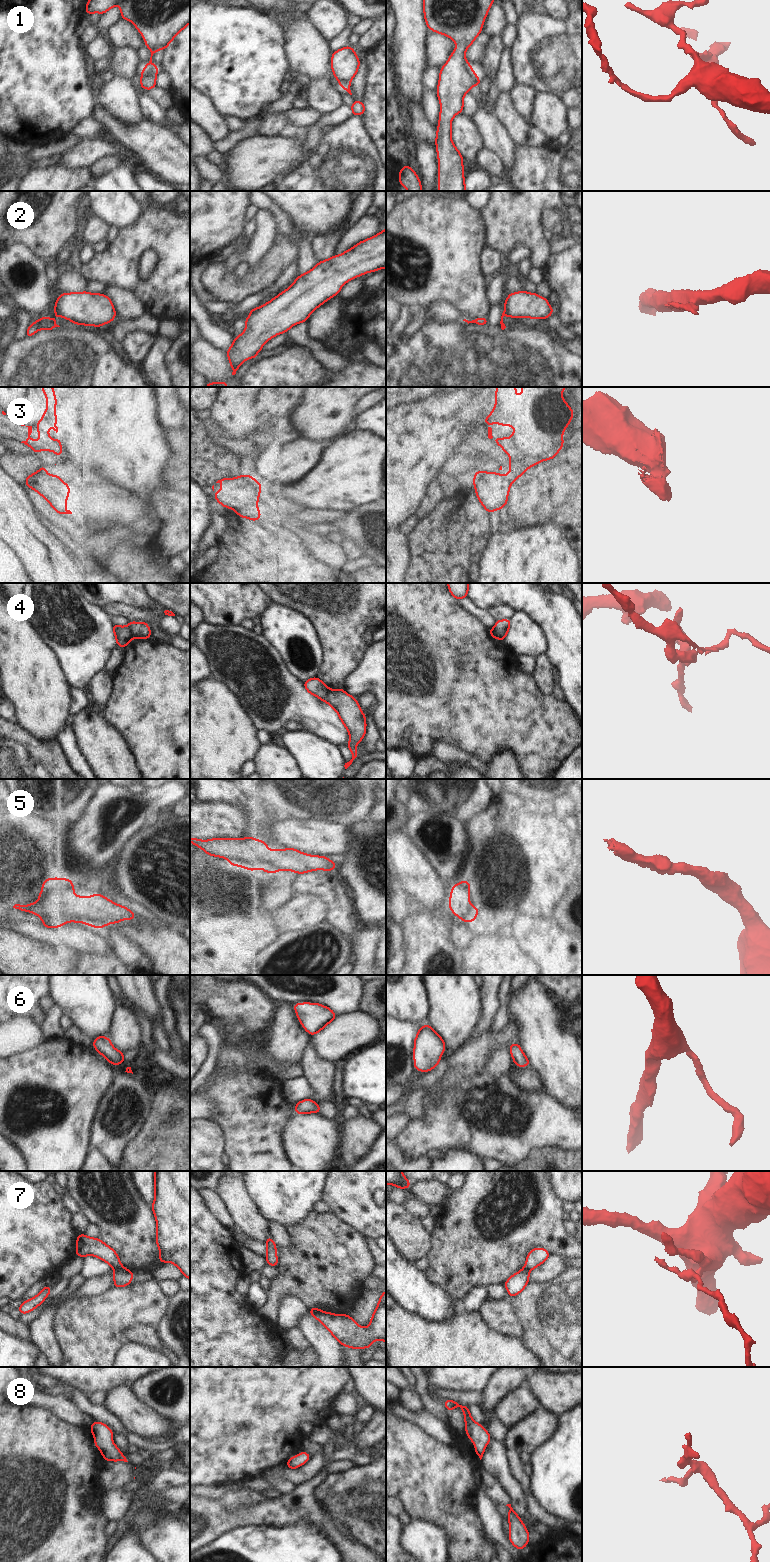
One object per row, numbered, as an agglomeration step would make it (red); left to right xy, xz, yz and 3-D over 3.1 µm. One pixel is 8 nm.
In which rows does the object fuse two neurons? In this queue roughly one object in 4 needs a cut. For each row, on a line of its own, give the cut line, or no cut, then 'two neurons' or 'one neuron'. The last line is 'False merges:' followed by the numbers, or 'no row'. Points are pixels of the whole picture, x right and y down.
1: no cut; one neuron
2: cut in yz along (505, 312), (510, 317); two neurons
3: cut in xz along (257, 500), (236, 511); two neurons
4: cut in xy along (127, 626), (132, 638); two neurons
5: no cut; one neuron
6: no cut; one neuron
7: cut in xy along (123, 1267), (114, 1270); two neurons
8: no cut; one neuron
False merges: 2, 3, 4, 7

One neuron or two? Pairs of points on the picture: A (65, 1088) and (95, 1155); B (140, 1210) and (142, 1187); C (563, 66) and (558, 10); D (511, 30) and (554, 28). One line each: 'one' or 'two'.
A: two
B: two
C: two
D: two

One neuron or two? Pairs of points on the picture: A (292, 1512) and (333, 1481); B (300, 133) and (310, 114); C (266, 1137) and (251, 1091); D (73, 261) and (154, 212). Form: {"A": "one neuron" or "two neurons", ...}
{"A": "two neurons", "B": "two neurons", "C": "one neuron", "D": "two neurons"}

